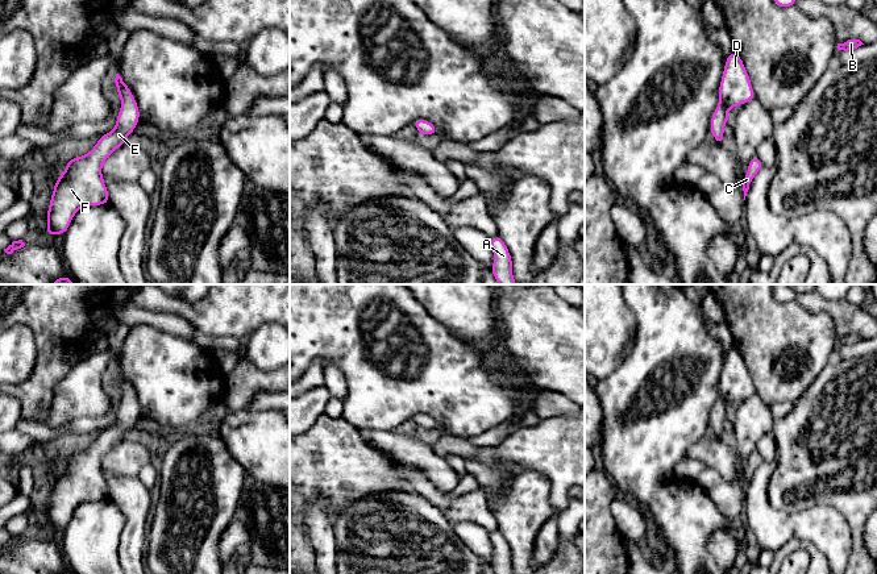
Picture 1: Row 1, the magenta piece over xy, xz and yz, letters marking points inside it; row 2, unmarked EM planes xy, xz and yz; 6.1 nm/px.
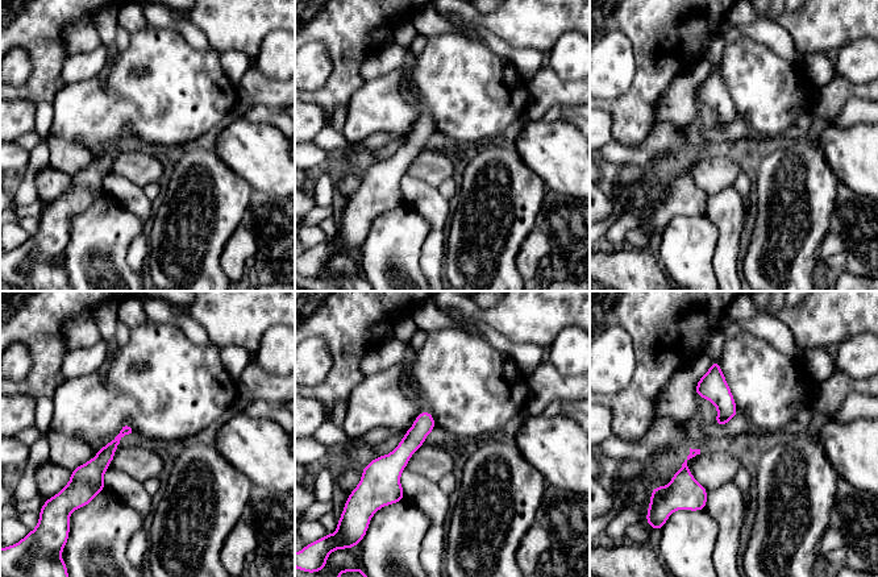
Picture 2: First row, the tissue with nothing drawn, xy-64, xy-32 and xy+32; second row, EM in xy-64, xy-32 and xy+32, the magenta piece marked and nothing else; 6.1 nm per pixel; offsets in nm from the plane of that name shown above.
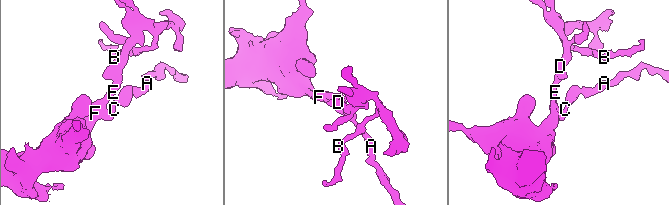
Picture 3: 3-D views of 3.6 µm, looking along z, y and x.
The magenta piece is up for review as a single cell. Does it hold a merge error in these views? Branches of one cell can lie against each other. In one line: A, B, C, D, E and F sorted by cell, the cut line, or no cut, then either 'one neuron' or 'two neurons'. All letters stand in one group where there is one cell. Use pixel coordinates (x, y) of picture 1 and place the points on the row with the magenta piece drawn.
A B C D E F; no cut; one neuron

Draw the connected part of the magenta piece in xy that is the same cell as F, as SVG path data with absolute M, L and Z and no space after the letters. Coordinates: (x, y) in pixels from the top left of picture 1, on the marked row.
M116 74L115 83L121 99L116 128L101 136L90 153L72 158L66 163L66 170L54 184L46 213L46 234L54 237L65 234L74 215L80 208L109 203L108 190L101 174L103 163L112 151L126 142L126 137L136 129L140 121L137 101L119 74Z

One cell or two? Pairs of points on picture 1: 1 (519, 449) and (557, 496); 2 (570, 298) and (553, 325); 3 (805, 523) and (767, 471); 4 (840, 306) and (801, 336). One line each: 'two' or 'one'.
1: one
2: two
3: one
4: two

